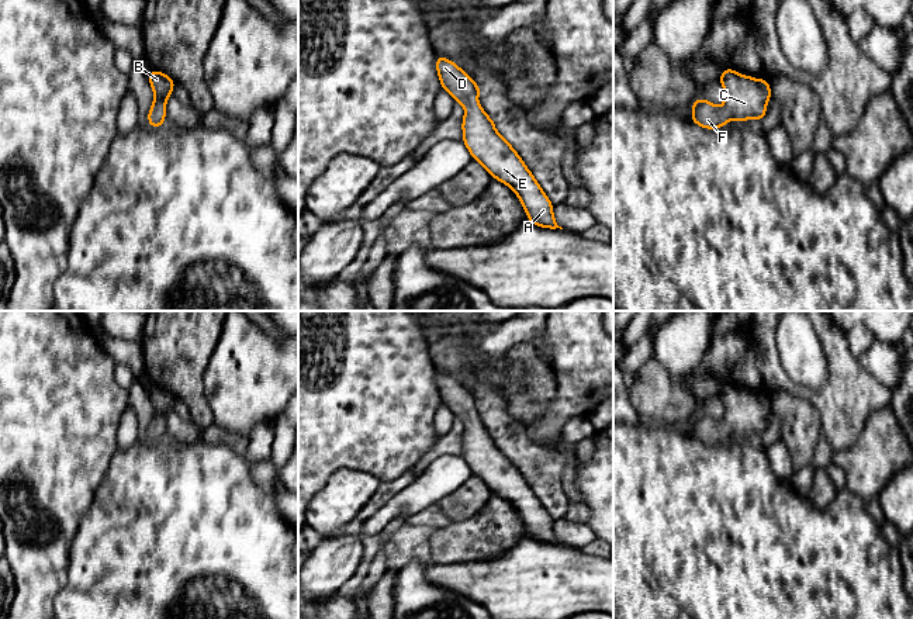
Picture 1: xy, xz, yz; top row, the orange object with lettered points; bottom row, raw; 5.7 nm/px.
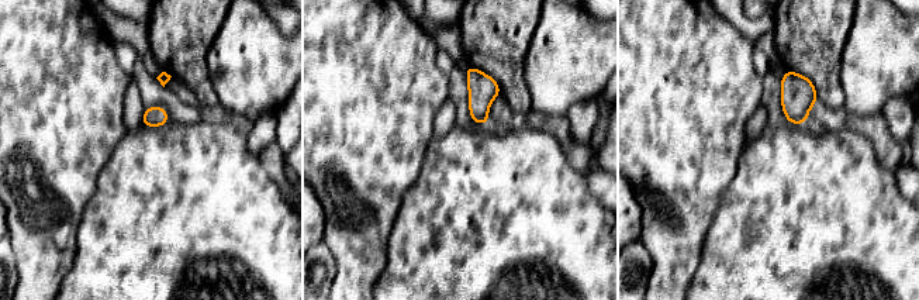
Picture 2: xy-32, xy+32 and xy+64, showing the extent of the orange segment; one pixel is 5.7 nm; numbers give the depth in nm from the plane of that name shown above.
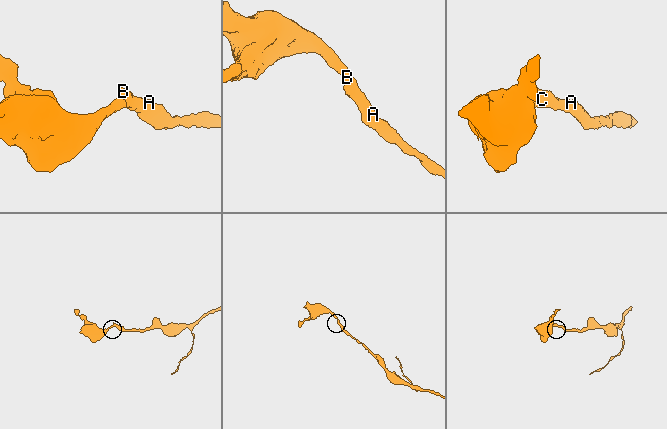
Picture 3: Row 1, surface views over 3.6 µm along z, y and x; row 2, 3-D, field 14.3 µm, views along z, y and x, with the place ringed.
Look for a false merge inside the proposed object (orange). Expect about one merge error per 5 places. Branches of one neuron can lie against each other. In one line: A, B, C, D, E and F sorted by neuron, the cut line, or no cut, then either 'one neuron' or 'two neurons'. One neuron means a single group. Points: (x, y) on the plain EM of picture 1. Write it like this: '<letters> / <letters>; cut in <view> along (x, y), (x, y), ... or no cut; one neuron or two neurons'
A B C D E F; no cut; one neuron

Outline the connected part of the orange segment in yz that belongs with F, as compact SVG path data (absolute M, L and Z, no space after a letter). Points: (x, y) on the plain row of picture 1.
M726 383L717 394L724 404L724 418L719 423L705 414L692 418L691 436L705 445L724 443L727 435L746 436L762 435L767 428L767 416L772 411L765 393L755 395Z

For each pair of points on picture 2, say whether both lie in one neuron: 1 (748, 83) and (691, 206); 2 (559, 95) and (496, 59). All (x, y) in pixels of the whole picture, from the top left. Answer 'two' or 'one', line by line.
1: one
2: two

